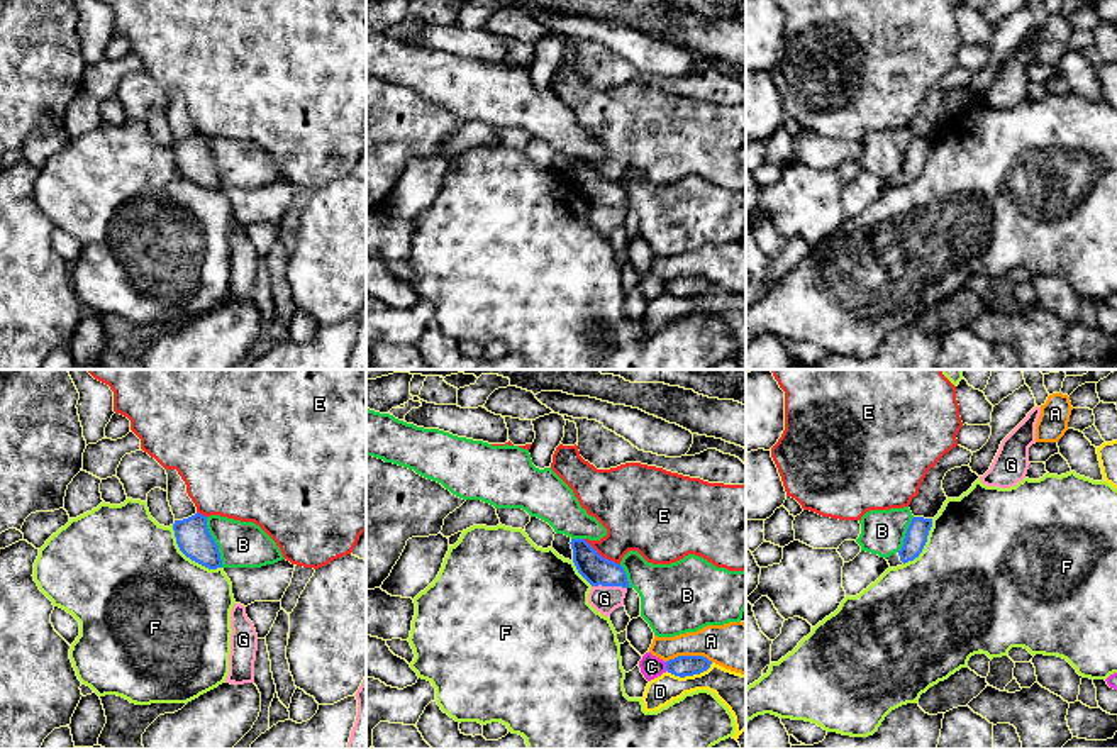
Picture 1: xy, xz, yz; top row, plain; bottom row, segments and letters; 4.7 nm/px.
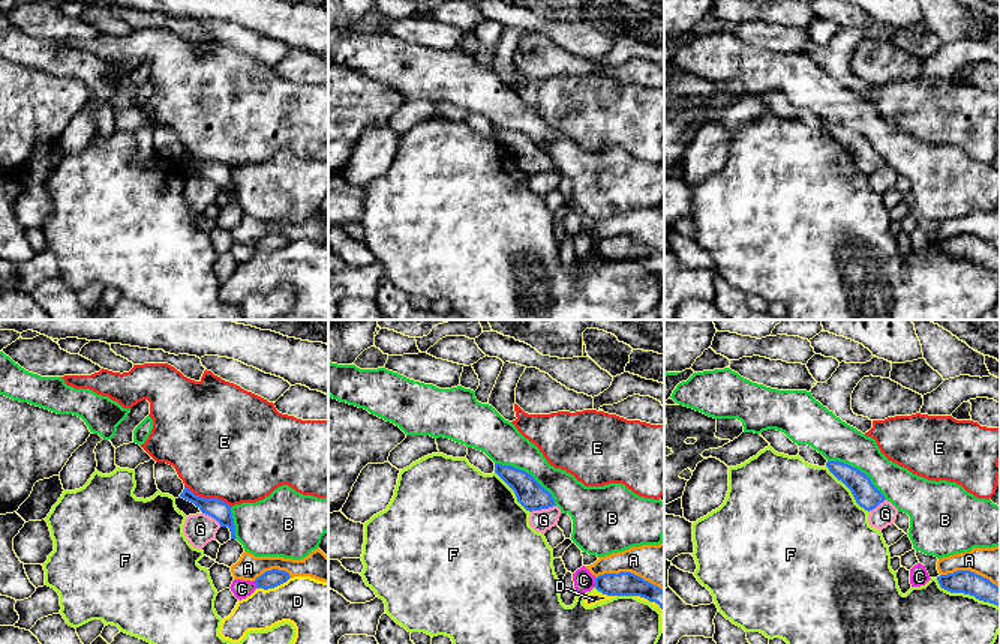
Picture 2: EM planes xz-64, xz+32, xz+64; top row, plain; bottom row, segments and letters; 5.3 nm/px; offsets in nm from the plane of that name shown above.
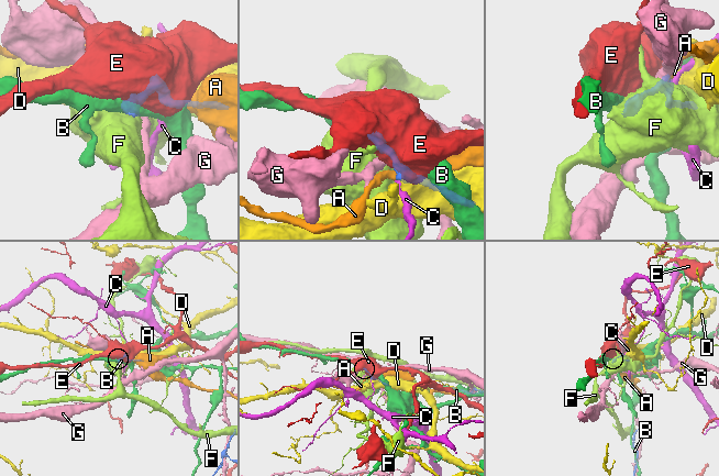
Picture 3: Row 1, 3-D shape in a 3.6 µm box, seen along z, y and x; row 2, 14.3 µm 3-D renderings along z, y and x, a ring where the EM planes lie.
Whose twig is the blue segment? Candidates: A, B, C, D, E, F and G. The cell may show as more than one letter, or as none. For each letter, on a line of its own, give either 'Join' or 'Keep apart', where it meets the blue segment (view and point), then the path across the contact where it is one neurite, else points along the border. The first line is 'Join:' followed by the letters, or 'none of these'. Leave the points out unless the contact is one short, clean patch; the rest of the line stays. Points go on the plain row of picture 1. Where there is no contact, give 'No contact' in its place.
Join: none of these
A: Keep apart. Touches blue at xz (689, 277)
B: Keep apart. Touches blue at xy (214, 163)
C: Keep apart. Touches blue at xz (666, 287). Boundary: xz (665, 283), (666, 290)
D: Keep apart. Touches blue at xz (689, 295)
E: Keep apart. Touches blue at xz (600, 177)
F: Keep apart. Touches blue at xy (188, 177)
G: Keep apart. Touches blue at xz (609, 205). Boundary: xz (592, 205), (621, 205), (626, 209)

